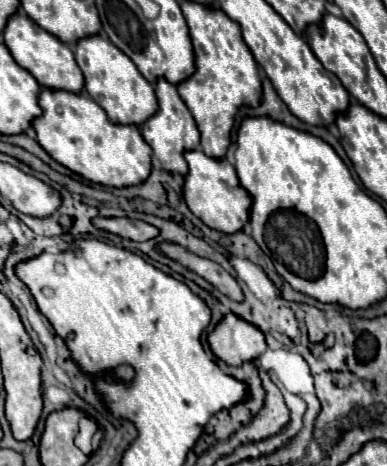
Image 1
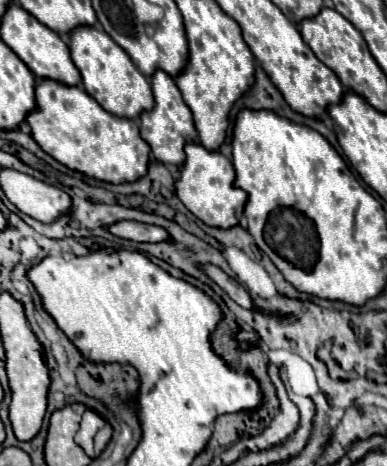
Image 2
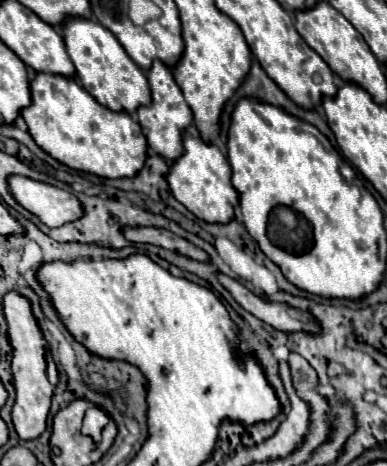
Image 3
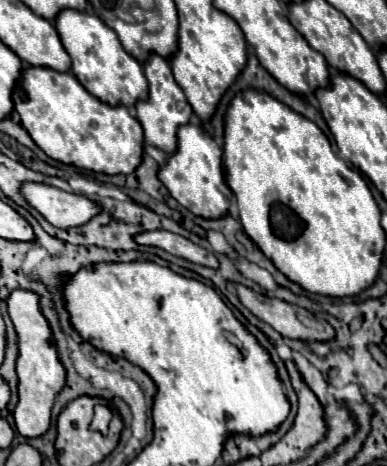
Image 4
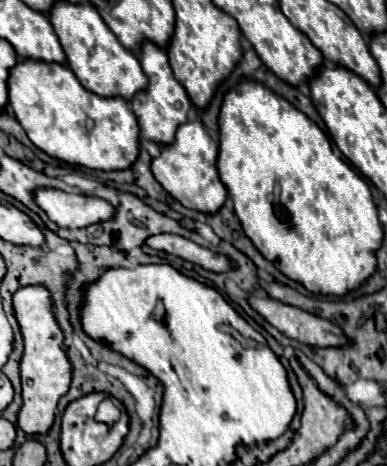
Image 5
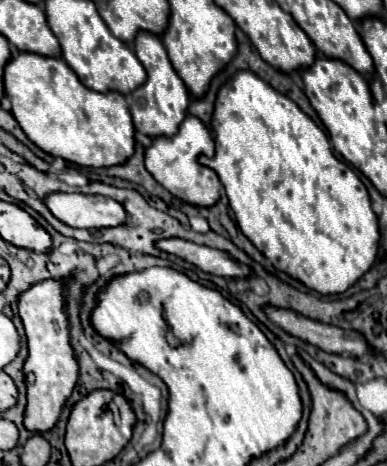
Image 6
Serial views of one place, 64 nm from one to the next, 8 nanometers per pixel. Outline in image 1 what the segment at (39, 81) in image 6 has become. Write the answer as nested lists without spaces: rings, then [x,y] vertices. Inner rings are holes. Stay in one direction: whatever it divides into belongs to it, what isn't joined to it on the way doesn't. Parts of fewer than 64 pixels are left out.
[[[48,90],[40,94],[42,116],[32,122],[38,144],[62,166],[74,174],[112,188],[142,184],[152,170],[152,148],[140,136],[136,126],[112,124],[106,112],[86,94],[66,90]]]

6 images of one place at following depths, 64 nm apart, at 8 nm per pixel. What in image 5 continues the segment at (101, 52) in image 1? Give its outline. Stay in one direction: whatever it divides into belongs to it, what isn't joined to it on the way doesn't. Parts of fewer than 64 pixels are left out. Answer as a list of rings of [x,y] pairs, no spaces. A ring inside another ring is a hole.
[[[56,2],[50,10],[50,22],[68,56],[68,68],[72,68],[80,84],[84,84],[90,92],[96,92],[98,96],[120,96],[124,100],[132,100],[140,88],[148,86],[148,78],[144,76],[136,56],[118,42],[92,4]]]

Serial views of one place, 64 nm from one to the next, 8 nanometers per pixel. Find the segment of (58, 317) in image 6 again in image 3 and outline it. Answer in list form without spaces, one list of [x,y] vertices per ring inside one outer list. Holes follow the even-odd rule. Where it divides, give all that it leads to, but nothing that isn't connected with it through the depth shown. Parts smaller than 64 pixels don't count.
[[[6,292],[2,304],[4,304],[4,318],[8,324],[8,340],[12,346],[12,378],[16,388],[12,422],[14,422],[16,434],[22,440],[32,440],[32,438],[38,438],[46,428],[52,390],[58,382],[58,370],[46,348],[46,340],[42,338],[38,322],[32,316],[30,302],[16,292]]]

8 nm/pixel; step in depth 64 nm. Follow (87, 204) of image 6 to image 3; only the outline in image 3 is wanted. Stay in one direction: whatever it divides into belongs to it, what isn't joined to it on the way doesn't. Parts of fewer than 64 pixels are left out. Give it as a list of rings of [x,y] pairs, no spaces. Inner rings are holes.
[[[12,174],[8,176],[8,190],[22,208],[38,216],[46,226],[62,226],[64,222],[72,222],[82,216],[78,198],[52,184]]]

